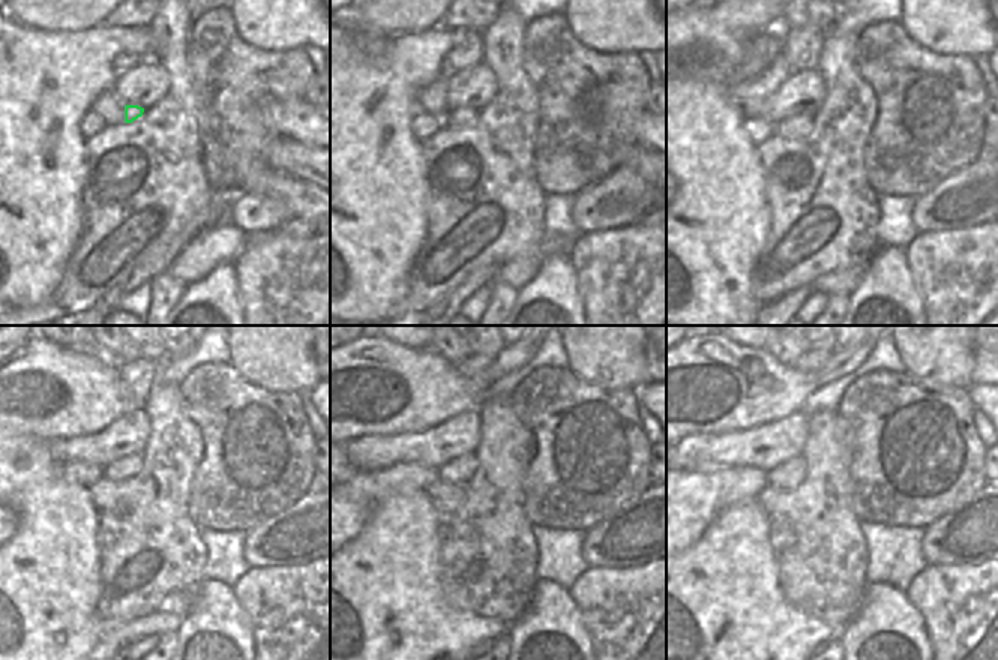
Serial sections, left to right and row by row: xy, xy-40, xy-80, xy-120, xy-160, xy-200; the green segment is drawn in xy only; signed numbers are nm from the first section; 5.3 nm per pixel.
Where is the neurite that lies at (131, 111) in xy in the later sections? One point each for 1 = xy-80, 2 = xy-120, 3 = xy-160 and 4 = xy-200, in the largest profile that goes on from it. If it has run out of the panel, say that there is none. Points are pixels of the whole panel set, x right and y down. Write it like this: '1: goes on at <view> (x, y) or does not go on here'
1: goes on at xy-80 (802, 125)
2: goes on at xy-120 (126, 467)
3: goes on at xy-160 (459, 470)
4: goes on at xy-200 (787, 477)

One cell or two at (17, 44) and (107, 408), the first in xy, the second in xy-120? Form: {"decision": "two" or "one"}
{"decision": "two"}

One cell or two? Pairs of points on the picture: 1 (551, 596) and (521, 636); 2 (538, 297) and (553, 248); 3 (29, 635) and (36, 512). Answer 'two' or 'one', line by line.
1: one
2: two
3: one

